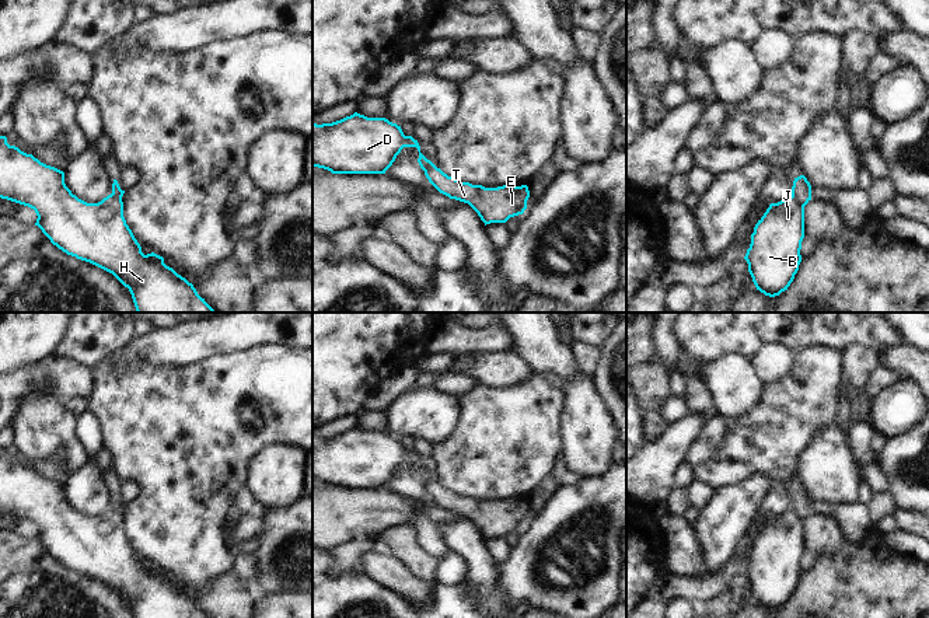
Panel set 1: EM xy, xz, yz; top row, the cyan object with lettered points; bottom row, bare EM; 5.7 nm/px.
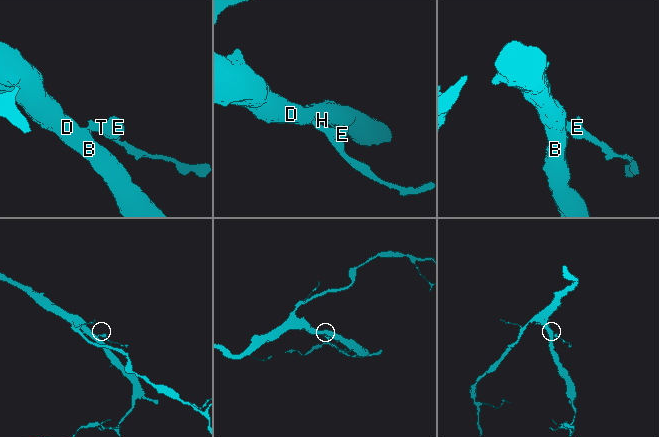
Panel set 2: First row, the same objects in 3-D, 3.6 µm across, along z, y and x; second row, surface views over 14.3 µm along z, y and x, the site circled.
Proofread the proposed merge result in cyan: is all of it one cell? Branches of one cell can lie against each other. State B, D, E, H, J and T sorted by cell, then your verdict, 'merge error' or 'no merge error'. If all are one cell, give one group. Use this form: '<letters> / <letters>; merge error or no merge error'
B D H J / E T; merge error

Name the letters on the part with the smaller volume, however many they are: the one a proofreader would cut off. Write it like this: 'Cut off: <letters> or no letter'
Cut off: E, T

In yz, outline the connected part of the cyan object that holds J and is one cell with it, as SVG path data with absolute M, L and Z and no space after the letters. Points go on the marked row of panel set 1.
M793 196L771 203L744 256L757 290L769 297L787 290L801 262L803 238L804 207Z

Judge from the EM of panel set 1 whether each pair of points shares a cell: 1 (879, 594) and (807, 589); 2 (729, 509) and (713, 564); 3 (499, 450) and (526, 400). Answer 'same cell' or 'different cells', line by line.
1: same cell
2: same cell
3: same cell

